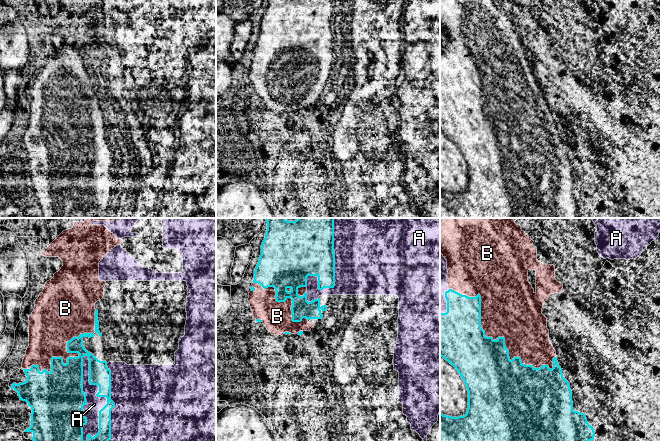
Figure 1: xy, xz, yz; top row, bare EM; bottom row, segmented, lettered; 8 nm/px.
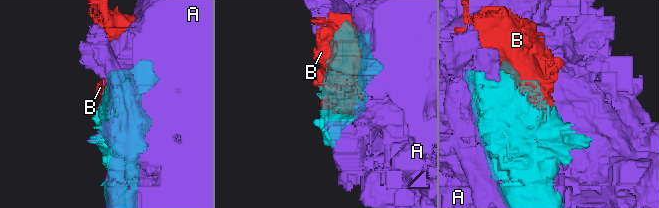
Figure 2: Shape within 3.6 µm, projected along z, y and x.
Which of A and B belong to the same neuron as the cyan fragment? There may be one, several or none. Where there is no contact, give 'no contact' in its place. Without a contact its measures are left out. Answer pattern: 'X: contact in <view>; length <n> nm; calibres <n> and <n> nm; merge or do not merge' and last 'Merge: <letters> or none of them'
A: contact in xy; length 700 nm; calibres 200 and 130 nm; do not merge
B: contact in yz; length 1050 nm; calibres 420 and 420 nm; merge
Merge: B

